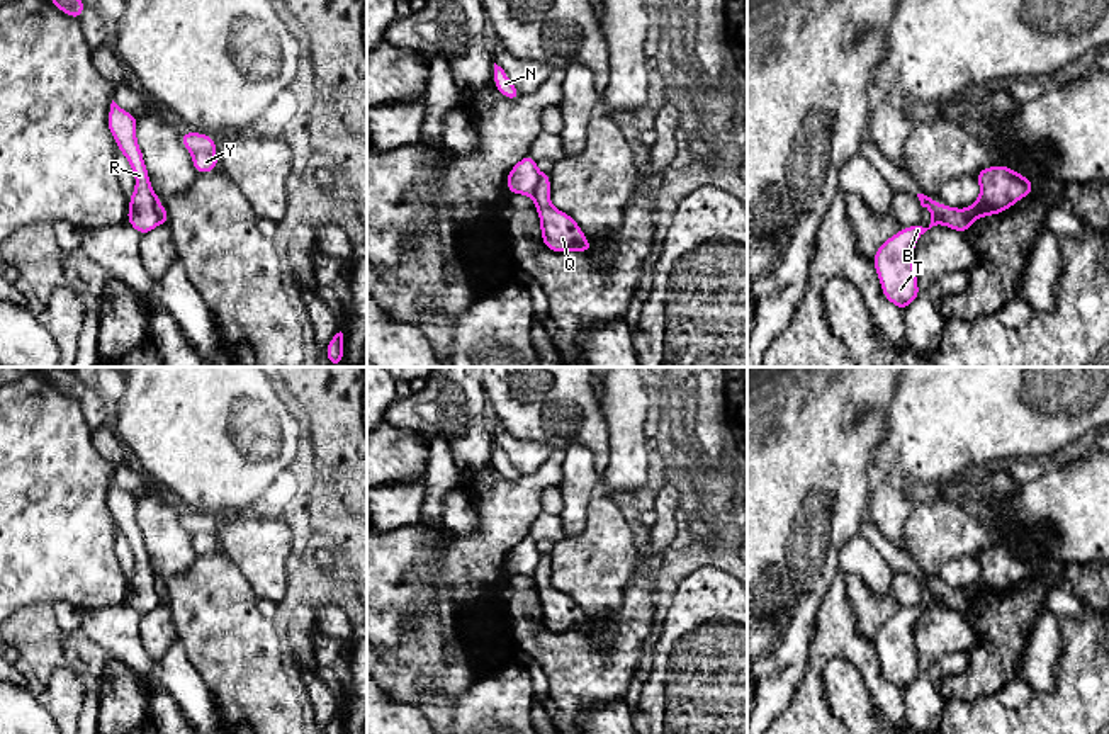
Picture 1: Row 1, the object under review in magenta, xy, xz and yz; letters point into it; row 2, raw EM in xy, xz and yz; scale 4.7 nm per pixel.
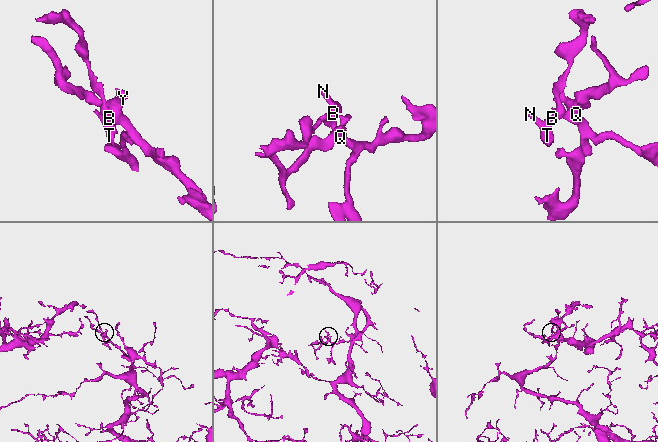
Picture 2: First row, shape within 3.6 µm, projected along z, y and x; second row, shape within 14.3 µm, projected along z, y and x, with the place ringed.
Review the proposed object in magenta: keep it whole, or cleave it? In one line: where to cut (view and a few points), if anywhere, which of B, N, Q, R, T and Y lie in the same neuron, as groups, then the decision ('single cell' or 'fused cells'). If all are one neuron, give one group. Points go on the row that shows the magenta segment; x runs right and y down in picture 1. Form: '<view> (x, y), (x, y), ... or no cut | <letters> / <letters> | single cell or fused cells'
xz (540, 174), (532, 196) | B N R T / Q Y | fused cells

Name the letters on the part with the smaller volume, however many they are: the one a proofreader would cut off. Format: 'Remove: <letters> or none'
Remove: B, N, R, T

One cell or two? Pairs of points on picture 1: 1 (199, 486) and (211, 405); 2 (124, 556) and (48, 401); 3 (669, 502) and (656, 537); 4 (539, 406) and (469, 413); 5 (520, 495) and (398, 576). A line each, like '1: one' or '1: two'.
1: one
2: two
3: one
4: two
5: one

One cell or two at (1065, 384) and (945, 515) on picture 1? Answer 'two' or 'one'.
two

